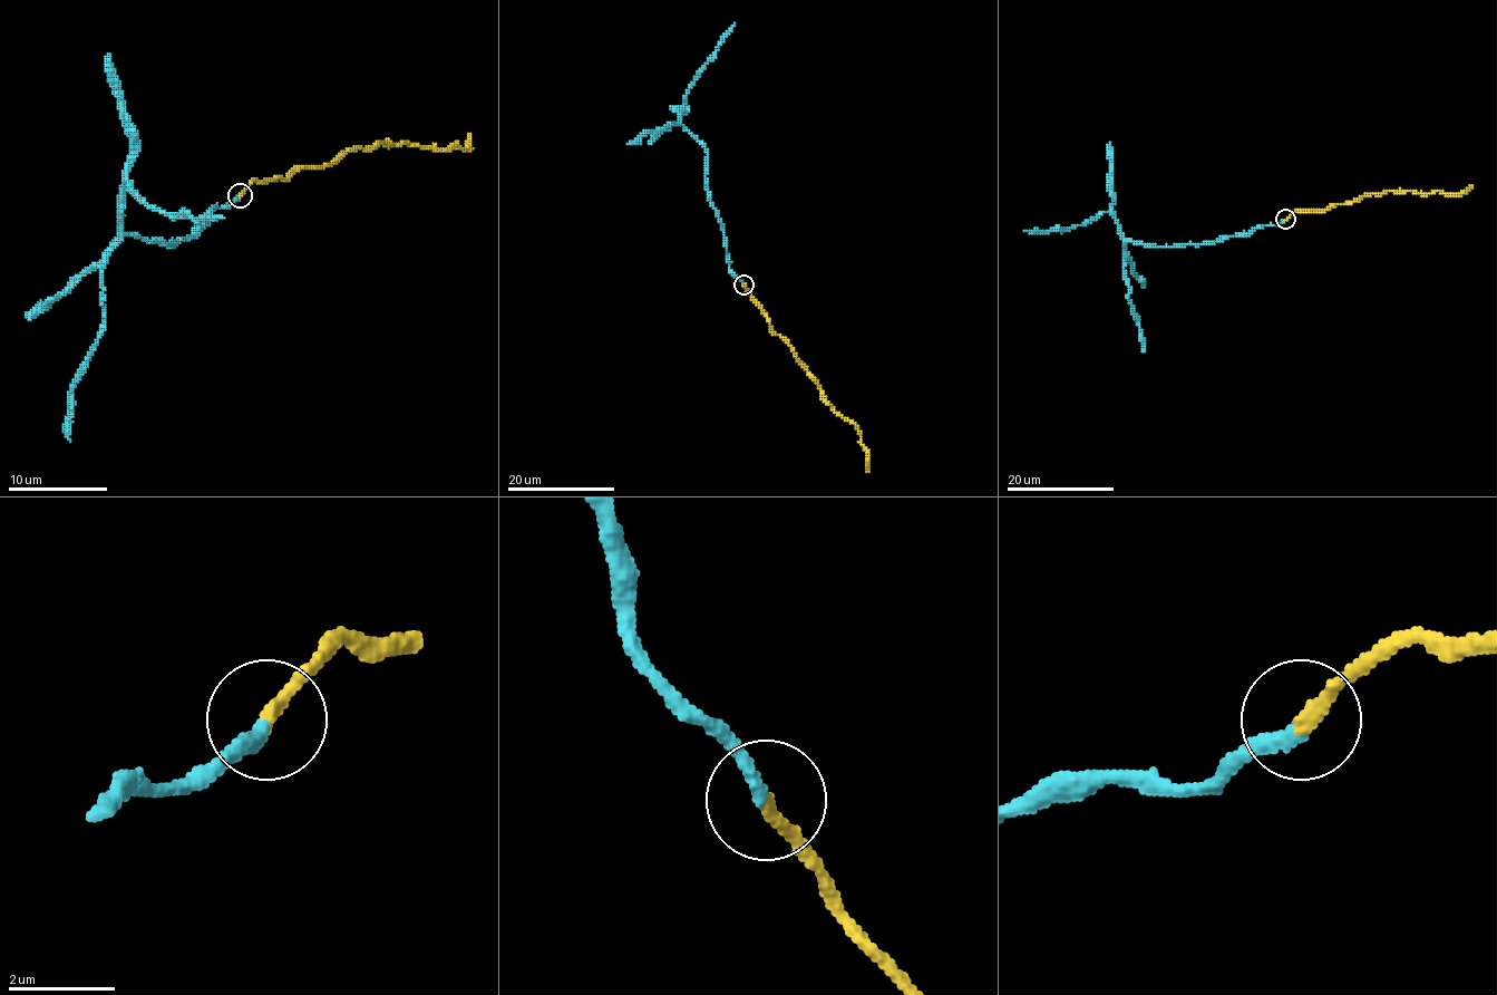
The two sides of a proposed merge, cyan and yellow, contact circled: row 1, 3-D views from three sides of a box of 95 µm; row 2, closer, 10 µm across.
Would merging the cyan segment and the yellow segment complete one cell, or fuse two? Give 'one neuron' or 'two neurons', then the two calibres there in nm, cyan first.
one neuron; calibres 280 and 280 nm

